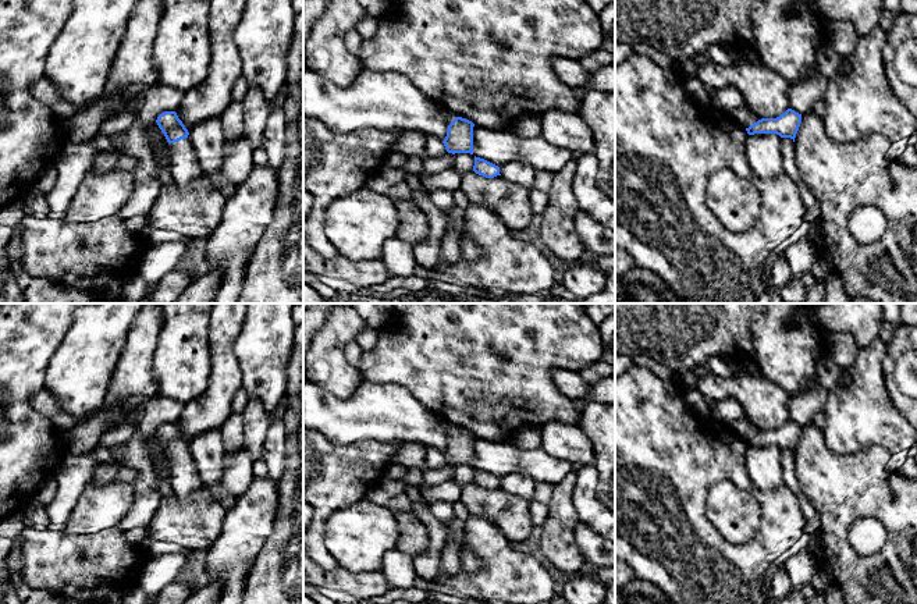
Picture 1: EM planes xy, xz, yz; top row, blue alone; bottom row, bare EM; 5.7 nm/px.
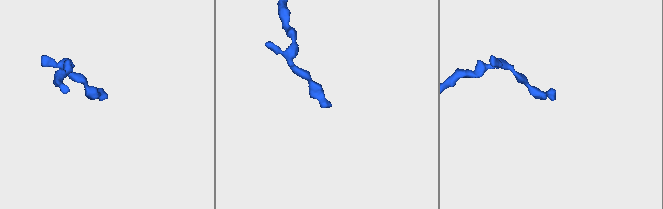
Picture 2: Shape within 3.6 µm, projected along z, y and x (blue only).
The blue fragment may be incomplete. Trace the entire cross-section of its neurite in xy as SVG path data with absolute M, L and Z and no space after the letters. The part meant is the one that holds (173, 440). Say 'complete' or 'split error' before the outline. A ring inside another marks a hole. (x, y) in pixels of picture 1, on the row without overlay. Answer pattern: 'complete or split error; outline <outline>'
split error; outline M164 423L156 431L171 459L170 482L173 493L185 498L191 493L202 491L203 482L192 459L189 444L175 423Z

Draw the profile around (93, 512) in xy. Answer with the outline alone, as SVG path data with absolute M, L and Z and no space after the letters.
M90 480L63 530L68 534L89 534L114 527L121 523L132 504L132 484L99 486Z

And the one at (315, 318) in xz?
M313 303L303 310L303 377L305 377L305 358L312 345L313 337L326 326L330 312L334 306L351 306L351 303Z

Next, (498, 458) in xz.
M473 438L473 468L498 479L513 472L526 472L537 483L558 484L571 472L576 475L572 494L577 522L615 543L615 512L597 500L598 470L594 465L575 469L571 463L550 456L541 447L522 450L509 441Z

